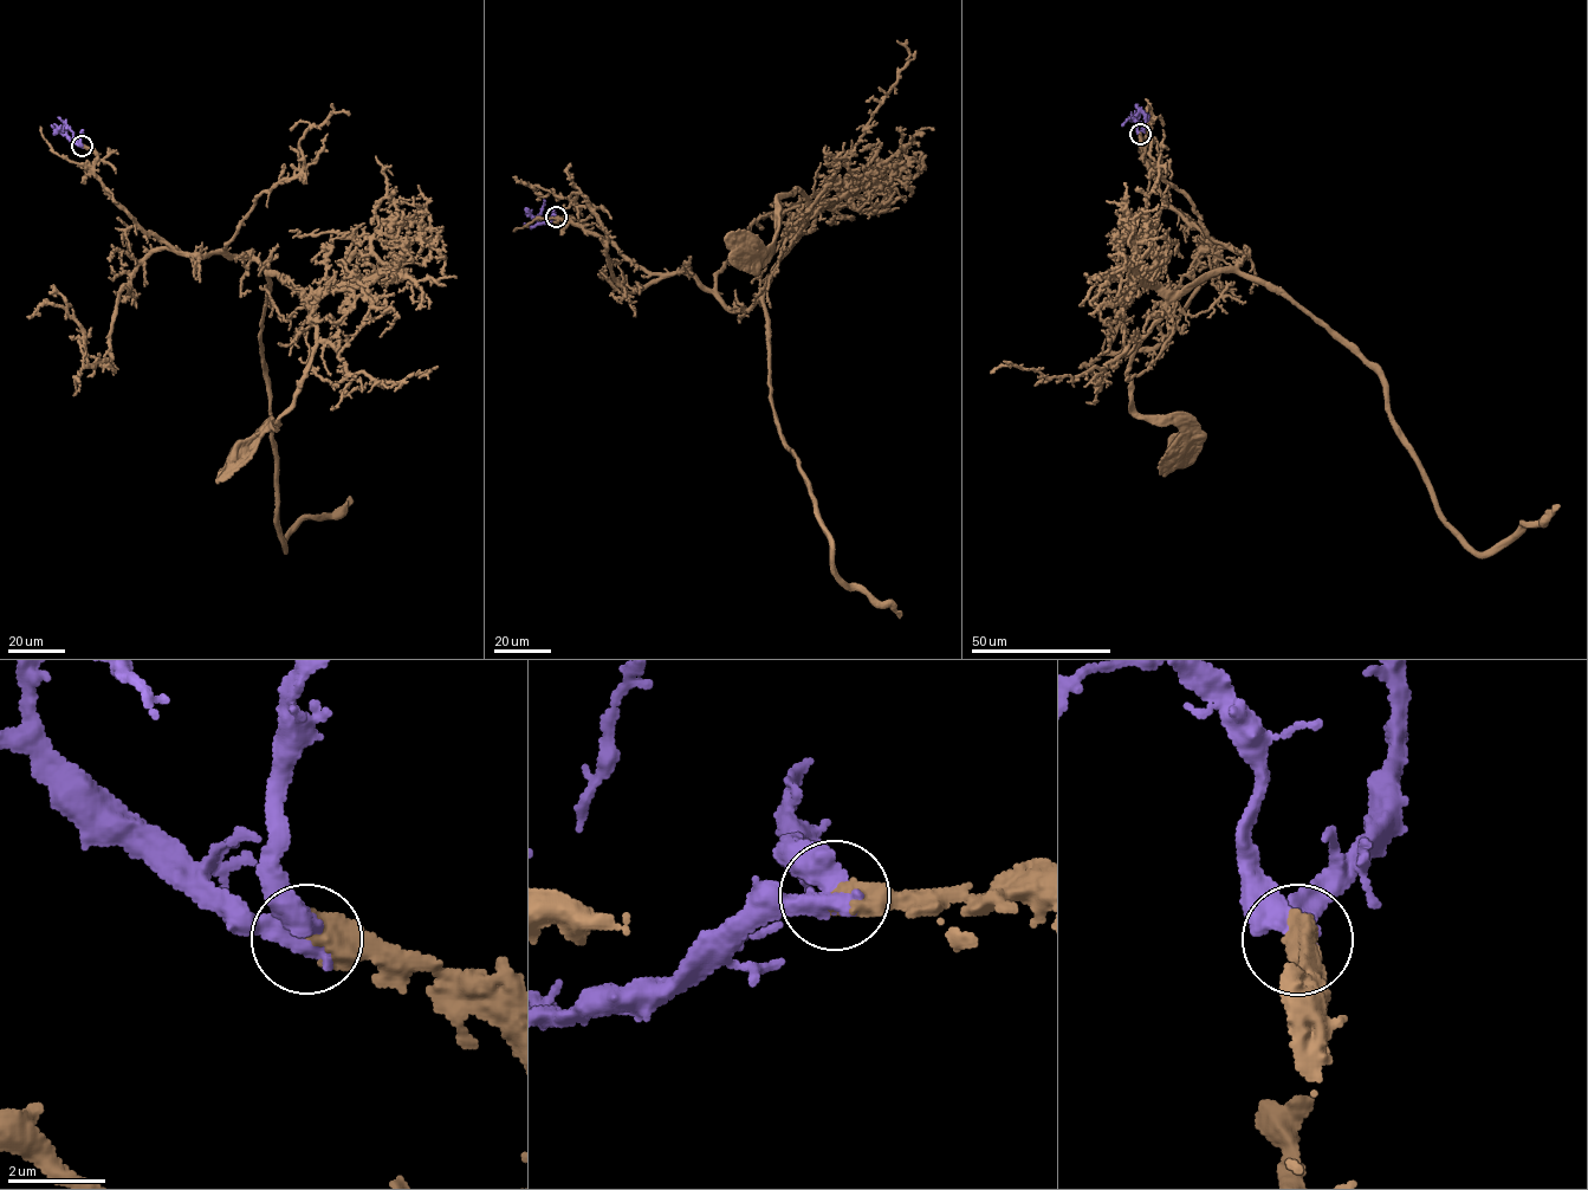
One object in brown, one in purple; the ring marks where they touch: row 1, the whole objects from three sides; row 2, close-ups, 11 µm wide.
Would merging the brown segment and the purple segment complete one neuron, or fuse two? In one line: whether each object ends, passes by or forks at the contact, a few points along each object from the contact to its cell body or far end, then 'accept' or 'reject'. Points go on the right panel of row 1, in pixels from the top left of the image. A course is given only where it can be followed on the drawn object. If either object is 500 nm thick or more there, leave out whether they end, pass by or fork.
course brown (1140, 134), (1157, 189), (1204, 247), (1249, 251), (1173, 299), (1128, 367), (1130, 406), (1170, 416), (1181, 444); course purple (1140, 134), (1145, 122), (1140, 110), (1121, 125); accept

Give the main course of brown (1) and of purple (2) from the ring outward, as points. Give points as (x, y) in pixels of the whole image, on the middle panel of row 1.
1: (555, 217), (744, 311), (799, 231), (798, 188), (778, 200), (764, 251), (749, 251)
2: (555, 217), (538, 222), (536, 218), (543, 199)

